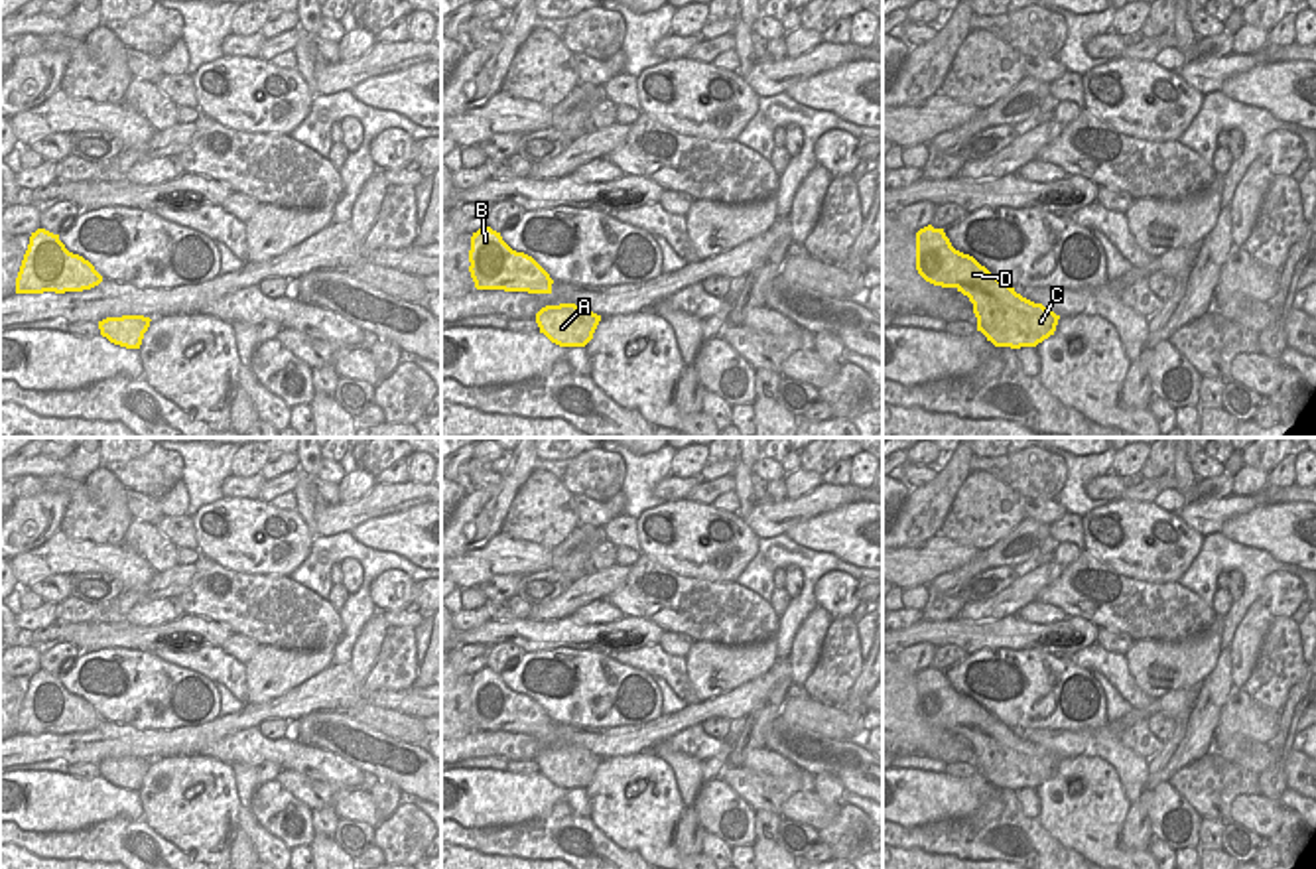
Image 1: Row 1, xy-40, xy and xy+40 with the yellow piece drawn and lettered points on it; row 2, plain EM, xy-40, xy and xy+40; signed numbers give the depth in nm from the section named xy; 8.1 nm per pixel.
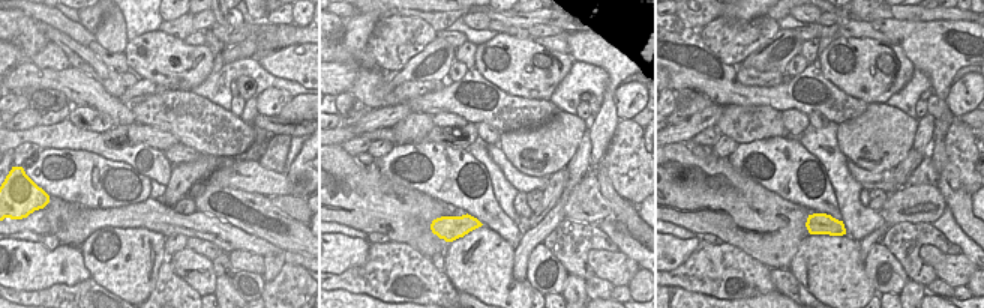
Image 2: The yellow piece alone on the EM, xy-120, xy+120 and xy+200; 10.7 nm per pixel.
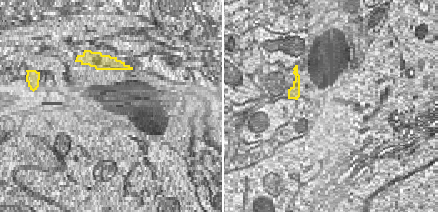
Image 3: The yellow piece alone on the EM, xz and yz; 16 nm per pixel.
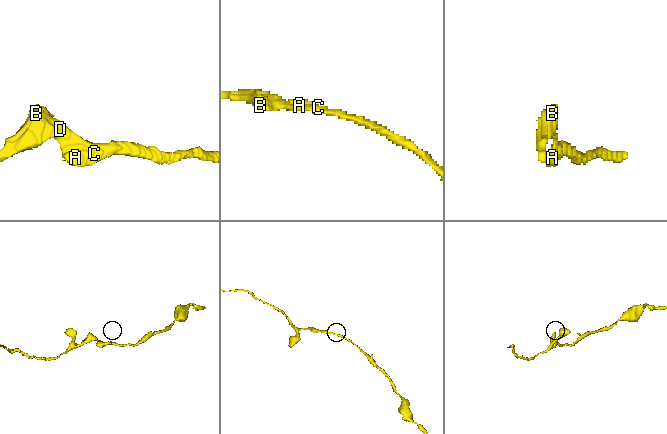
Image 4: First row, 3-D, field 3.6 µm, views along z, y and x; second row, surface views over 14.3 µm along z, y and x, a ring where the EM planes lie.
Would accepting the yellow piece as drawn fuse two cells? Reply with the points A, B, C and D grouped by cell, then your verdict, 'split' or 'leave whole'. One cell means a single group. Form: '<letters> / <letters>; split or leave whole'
A B C D; leave whole

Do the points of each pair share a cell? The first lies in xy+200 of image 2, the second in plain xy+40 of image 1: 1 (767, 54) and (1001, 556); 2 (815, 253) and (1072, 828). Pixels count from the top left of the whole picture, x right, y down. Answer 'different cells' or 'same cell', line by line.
1: same cell
2: same cell

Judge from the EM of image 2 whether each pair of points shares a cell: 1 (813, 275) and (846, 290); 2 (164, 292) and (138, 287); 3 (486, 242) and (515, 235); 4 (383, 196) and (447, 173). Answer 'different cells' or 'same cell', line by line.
1: same cell
2: different cells
3: different cells
4: different cells

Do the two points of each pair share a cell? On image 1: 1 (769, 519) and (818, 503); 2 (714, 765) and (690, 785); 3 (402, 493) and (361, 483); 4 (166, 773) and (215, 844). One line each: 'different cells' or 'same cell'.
1: same cell
2: different cells
3: different cells
4: same cell

